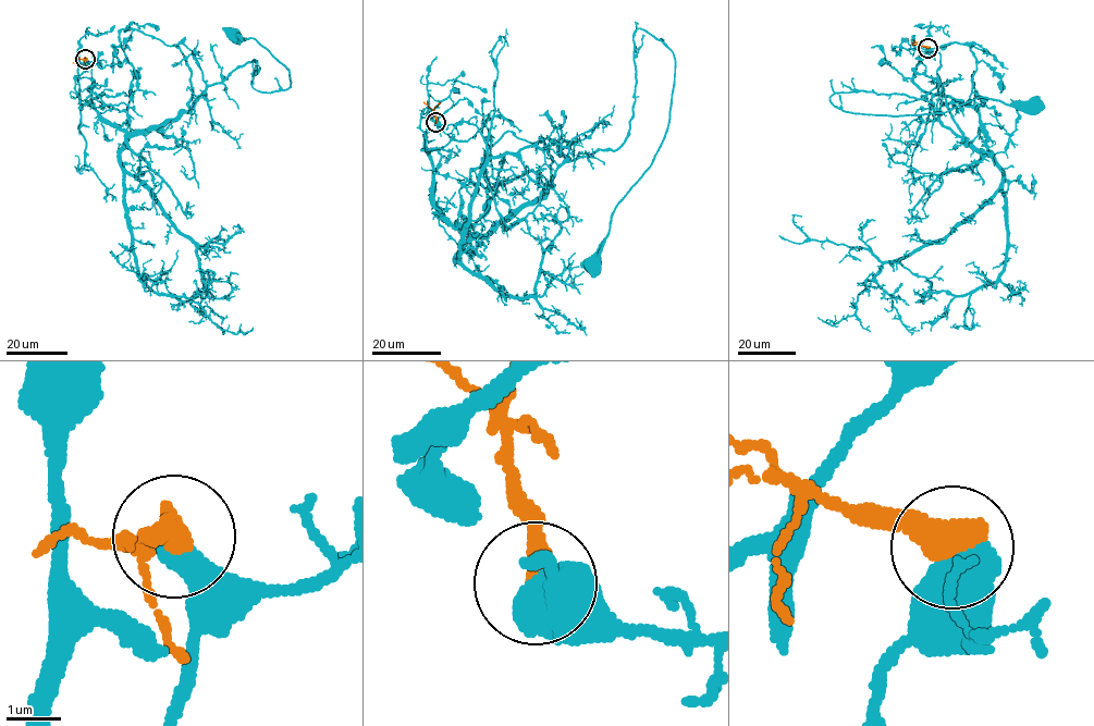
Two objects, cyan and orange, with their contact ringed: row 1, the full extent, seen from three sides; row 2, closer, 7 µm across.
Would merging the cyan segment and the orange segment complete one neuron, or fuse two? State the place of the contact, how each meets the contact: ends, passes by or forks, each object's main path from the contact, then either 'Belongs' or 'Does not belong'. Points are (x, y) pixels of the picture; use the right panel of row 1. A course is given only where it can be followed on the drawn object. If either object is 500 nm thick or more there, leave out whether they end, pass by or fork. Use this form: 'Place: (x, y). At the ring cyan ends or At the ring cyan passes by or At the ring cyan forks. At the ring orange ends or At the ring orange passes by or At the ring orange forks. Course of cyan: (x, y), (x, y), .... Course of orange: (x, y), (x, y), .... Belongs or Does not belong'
Place: (927, 48). Course of cyan: (929, 48), (913, 82), (974, 109), (988, 154), (929, 101), (832, 105), (1035, 103). Course of orange: (929, 48), (912, 42). Does not belong

